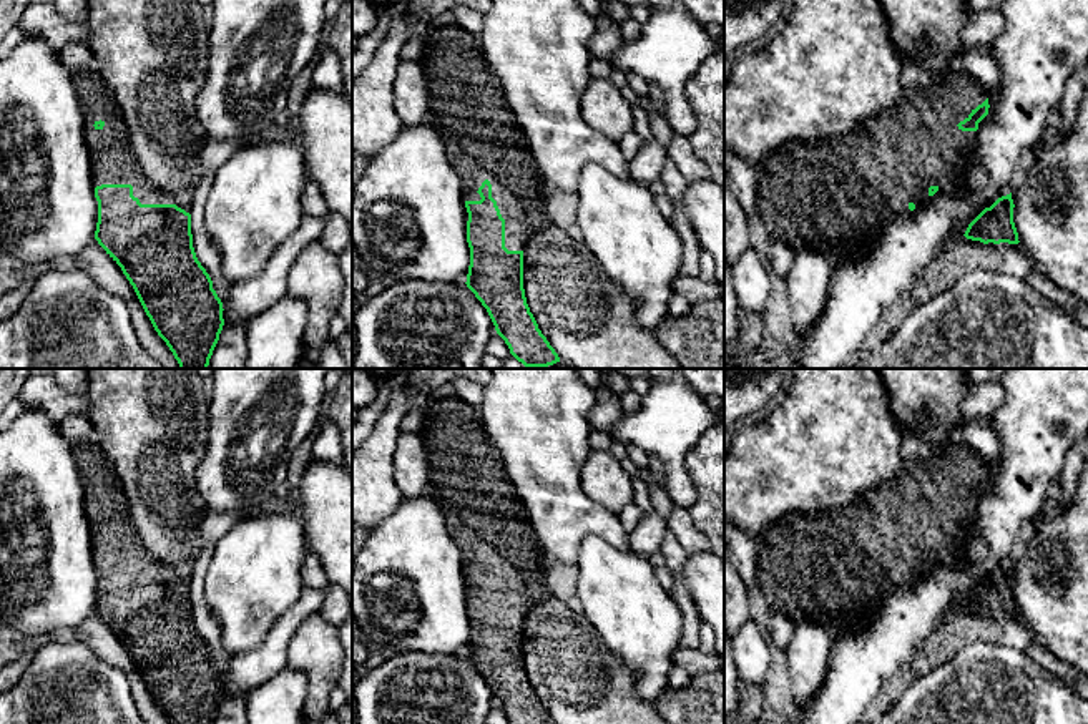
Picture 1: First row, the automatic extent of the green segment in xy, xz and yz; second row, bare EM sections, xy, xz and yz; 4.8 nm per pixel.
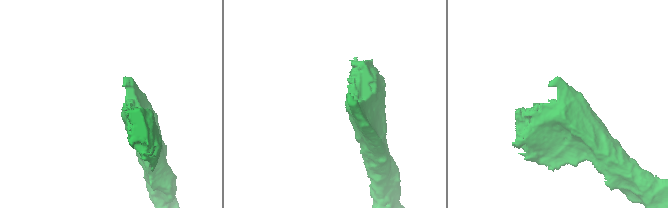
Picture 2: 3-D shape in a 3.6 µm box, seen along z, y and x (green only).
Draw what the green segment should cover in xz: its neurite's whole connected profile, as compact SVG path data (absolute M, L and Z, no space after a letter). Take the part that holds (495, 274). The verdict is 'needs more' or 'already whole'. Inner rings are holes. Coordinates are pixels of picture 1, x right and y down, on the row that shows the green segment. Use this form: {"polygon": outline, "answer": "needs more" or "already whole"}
{"polygon": "M458 25L430 27L419 63L429 85L425 123L440 133L448 159L463 183L470 247L465 284L487 309L510 354L525 369L553 365L560 357L538 329L523 289L523 251L528 239L548 223L545 199L550 188L530 156L498 78L485 60L480 35Z", "answer": "needs more"}

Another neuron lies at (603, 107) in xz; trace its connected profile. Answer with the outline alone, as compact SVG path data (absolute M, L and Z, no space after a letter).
M591 78L580 101L581 118L618 143L633 131L631 110L610 78Z

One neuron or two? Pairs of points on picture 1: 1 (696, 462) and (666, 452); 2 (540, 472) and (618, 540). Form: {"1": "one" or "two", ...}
{"1": "two", "2": "one"}

